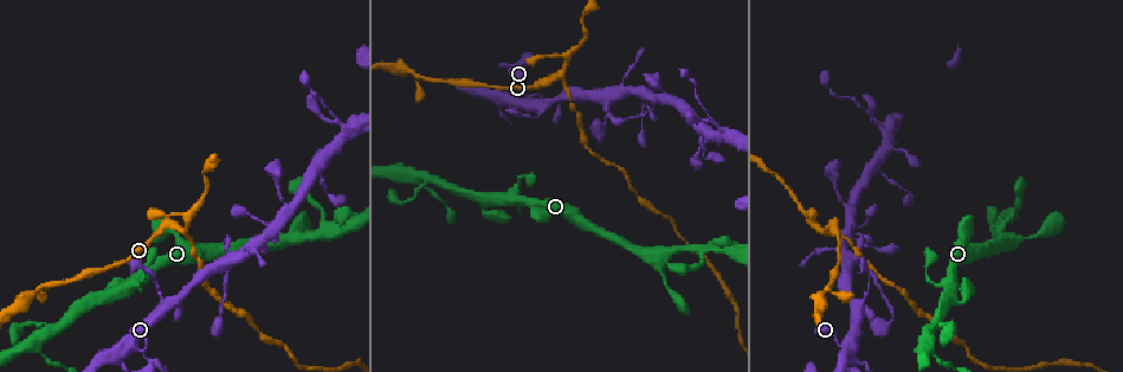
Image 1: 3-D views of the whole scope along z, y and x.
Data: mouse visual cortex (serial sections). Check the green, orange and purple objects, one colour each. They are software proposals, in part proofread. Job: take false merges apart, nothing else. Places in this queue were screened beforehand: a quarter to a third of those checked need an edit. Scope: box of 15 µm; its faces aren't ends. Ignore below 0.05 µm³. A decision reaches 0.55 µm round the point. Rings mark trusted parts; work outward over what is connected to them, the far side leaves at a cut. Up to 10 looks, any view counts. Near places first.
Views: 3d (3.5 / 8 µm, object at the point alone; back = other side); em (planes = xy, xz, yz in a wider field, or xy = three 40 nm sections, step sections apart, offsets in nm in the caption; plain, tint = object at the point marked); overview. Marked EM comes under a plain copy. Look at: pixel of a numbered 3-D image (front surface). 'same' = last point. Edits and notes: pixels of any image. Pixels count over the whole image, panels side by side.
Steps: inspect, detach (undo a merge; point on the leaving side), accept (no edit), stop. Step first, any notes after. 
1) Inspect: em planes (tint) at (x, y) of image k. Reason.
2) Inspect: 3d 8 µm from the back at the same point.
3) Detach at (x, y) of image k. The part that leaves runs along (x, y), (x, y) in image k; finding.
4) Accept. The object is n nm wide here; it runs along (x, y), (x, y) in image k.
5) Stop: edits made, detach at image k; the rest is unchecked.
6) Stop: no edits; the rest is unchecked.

Inspect: 3d 3.5 µm at (416, 75) of image 1.

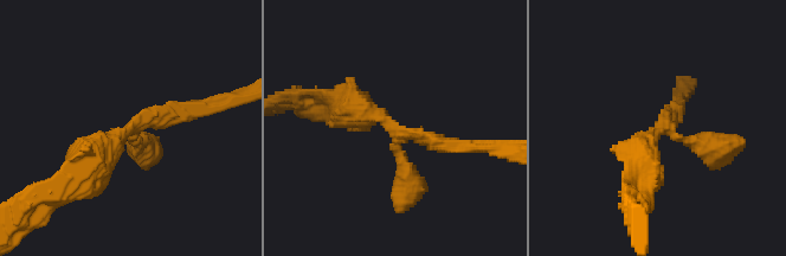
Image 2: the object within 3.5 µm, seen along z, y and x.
Accept. It runs along (206, 104), (140, 120), (78, 181) in image 2; one cell here.

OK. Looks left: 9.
Inspect: 3d 3.5 µm at (829, 230) of image 1. Branch point.

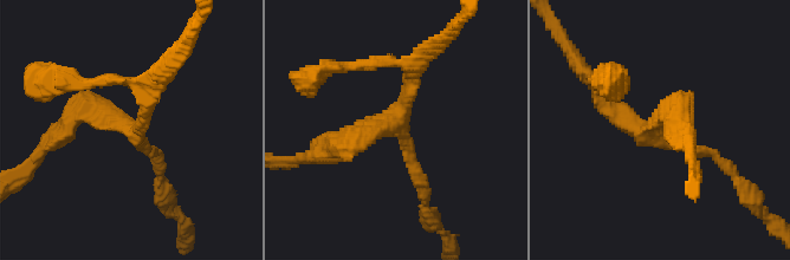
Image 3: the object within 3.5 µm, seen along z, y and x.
Inspect: em xy step 5 (tint) at (393, 123) of image 3. Now the EM.

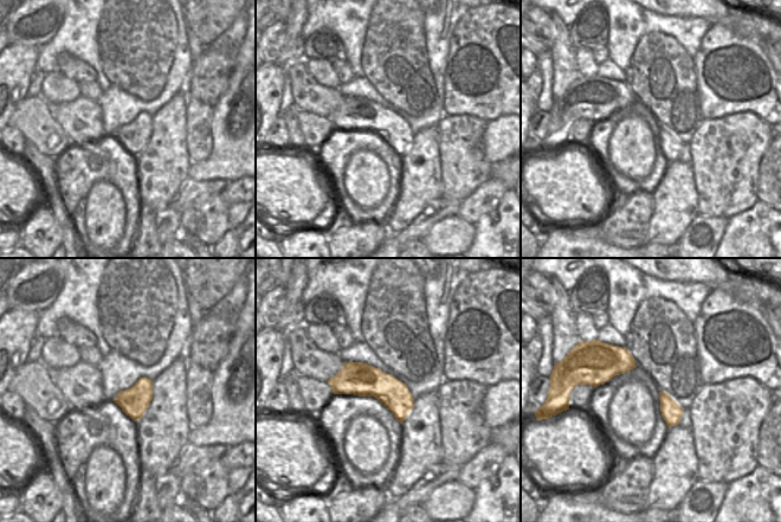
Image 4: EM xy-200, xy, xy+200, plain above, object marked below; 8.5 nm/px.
Accept. 3 arms meet here; the arms are 150, 200, 300 nm wide; it runs along (329, 150), (392, 123), (420, 184) in image 3; one cell here.

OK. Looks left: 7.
Inspect: 3d 3.5 µm at (147, 360) of image 1.

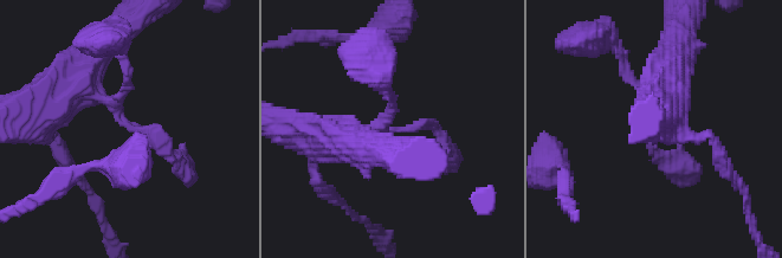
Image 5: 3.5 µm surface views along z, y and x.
Accept. The arms are 150, 150, 350 nm wide; it runs along (124, 65), (121, 120), (182, 163) in image 5; one cell here.

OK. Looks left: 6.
Inspect: 3d 8 µm at (610, 94) of image 1. Three arms meet.

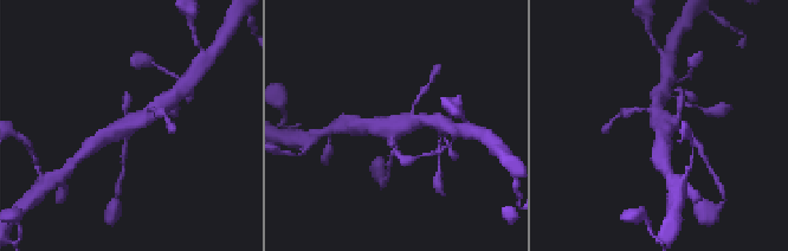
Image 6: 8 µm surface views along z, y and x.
Inspect: 3d 3.5 µm from the back at (392, 126) of image 6.

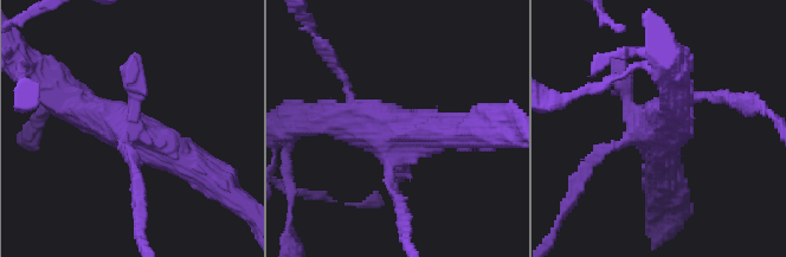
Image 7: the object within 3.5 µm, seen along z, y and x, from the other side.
Inspect: em planes (tint) at (663, 130) of image 7.

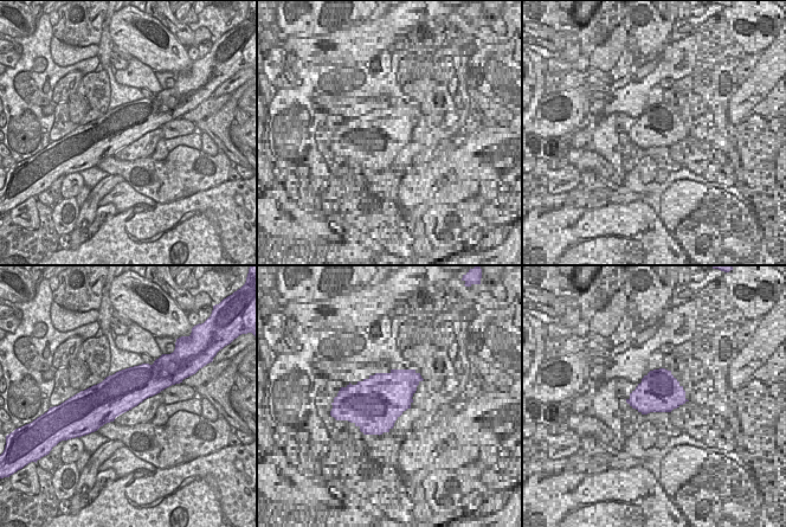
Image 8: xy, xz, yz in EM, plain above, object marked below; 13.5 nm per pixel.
Accept. It runs along (200, 168), (76, 107), (62, 92) in image 7; continuous, no second cell.

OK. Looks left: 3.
Inspect: 3d 3.5 µm from the back at (711, 122) of image 1. Two arms in line, one across.

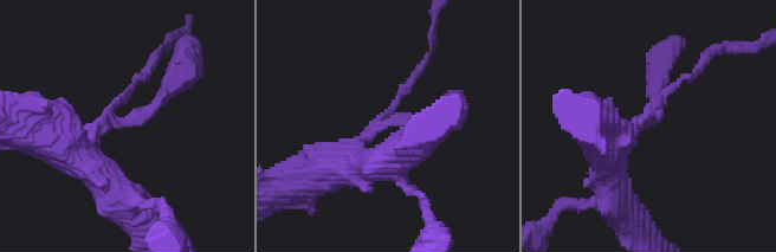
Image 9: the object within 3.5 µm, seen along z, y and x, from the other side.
Inspect: em xy step 5 (tint) at (123, 118) of image 9. Now the EM.

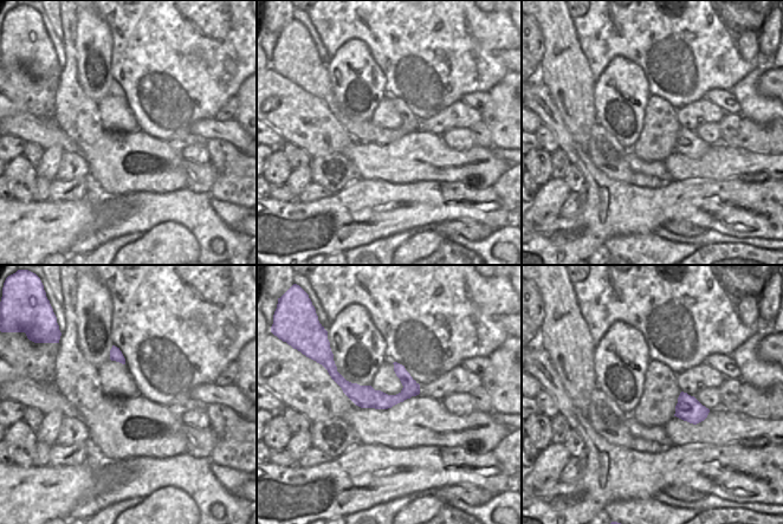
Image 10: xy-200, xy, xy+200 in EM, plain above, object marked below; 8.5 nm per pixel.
Accept. The arms are 150, 200, 300 nm wide; it runs along (88, 160), (105, 120), (146, 116), (181, 72) in image 9; one cell here.

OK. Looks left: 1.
Stop: no edits; the rest is unchecked.

